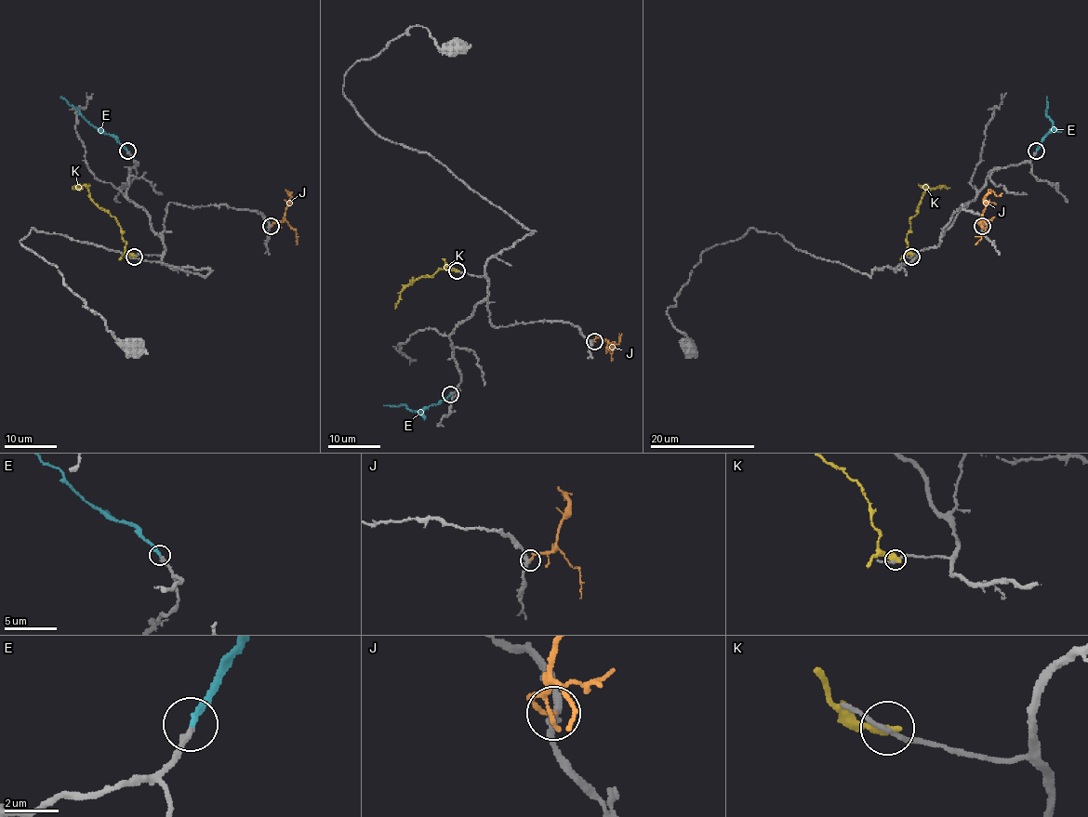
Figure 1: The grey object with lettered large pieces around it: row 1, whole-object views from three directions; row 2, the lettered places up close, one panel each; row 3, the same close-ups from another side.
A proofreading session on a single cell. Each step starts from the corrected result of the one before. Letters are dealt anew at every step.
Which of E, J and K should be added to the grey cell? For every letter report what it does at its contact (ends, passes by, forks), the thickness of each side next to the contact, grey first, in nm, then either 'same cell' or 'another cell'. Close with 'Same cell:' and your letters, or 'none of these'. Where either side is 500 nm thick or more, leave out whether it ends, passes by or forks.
E: it ends there; 240 nm thick on the grey side, 220 nm on the other; same cell
J: it ends there; 300 nm thick on the grey side, 150 nm on the other; another cell
K: it ends there; 170 nm thick on the grey side, 440 nm on the other; another cell
Same cell: E

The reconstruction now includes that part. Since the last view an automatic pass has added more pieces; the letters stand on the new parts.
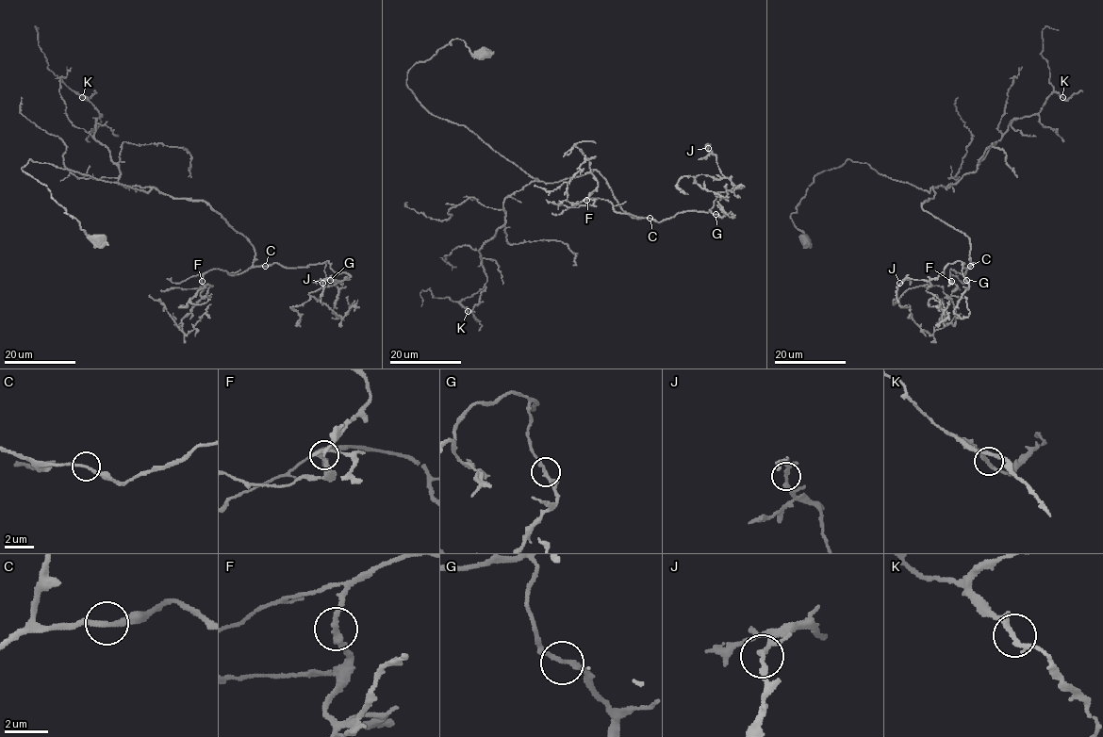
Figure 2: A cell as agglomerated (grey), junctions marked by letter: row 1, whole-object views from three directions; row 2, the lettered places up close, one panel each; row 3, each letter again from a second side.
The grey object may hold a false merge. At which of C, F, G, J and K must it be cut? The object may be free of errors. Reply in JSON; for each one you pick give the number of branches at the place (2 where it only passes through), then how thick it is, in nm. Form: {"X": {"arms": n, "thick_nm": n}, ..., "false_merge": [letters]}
{"false_merge": []}

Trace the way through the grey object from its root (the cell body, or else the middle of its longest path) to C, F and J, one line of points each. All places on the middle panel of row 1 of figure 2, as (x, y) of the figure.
C: (485, 53), (454, 39), (417, 62), (406, 85), (537, 181), (596, 170), (624, 211), (650, 218)
F: (485, 53), (454, 39), (417, 62), (406, 85), (537, 181), (596, 170), (640, 218), (586, 200)
J: (485, 53), (454, 39), (406, 85), (537, 181), (596, 170), (661, 221), (734, 186), (708, 148)

